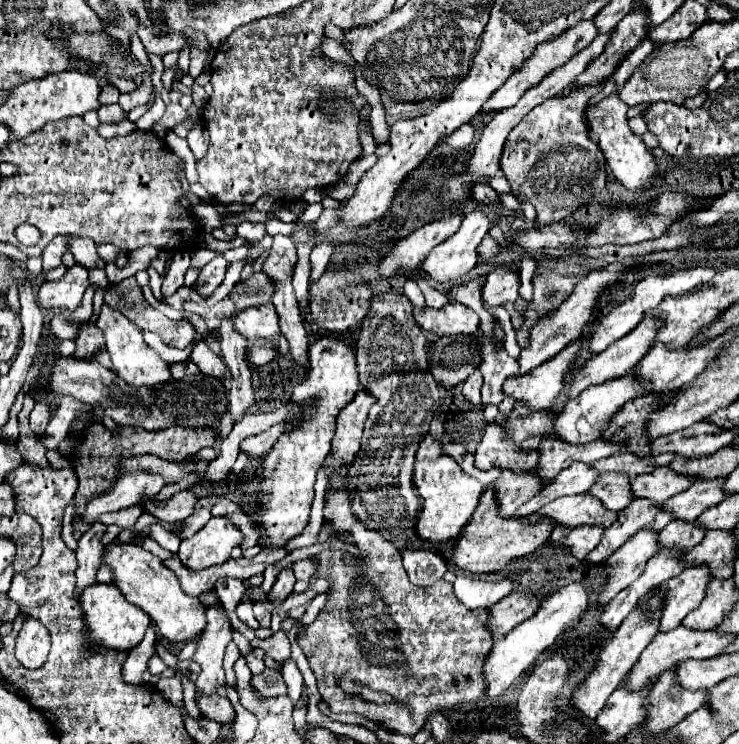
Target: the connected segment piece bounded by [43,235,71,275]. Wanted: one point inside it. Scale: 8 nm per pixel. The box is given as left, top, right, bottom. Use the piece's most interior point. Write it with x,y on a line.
52,255

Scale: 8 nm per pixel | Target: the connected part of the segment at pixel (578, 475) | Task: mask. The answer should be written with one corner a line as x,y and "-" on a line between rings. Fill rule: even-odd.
577,461
577,465
569,465
569,469
563,469
561,473
557,473
557,477
539,495
527,501
515,513
515,517
527,517
557,497
587,493
593,487
593,481
597,481
597,475
599,473
591,469
591,465
581,465
581,461

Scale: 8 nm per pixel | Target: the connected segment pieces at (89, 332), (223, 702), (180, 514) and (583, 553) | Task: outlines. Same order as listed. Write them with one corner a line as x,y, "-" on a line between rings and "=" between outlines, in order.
83,327
77,335
77,351
75,351
75,357
83,359
83,357
91,357
95,353
97,347
101,347
105,341
103,341
103,335
97,327
=
213,693
213,697
195,697
195,703
207,719
213,719
217,723
225,723
235,717
235,711
233,711
229,699
219,697
217,693
=
179,491
177,495
173,495
167,505
159,505
159,507
153,507
153,505
147,505
147,511
153,513
157,519
161,521
181,521
185,517
189,517
193,513
193,505
195,505
195,495
191,491
=
557,525
551,533
551,545
559,545
569,549
577,559
585,559
595,545
601,541
601,525
581,525
577,529
565,529
563,525

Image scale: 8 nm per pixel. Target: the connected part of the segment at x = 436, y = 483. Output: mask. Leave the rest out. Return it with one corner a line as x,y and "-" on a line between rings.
439,455
435,461
417,461
413,471
413,483
419,491
419,497
423,499
423,509
417,521
417,533
421,539
427,539
431,543
447,541
459,535
463,525
473,515
481,493
485,491
483,485
477,479
469,477
449,455

